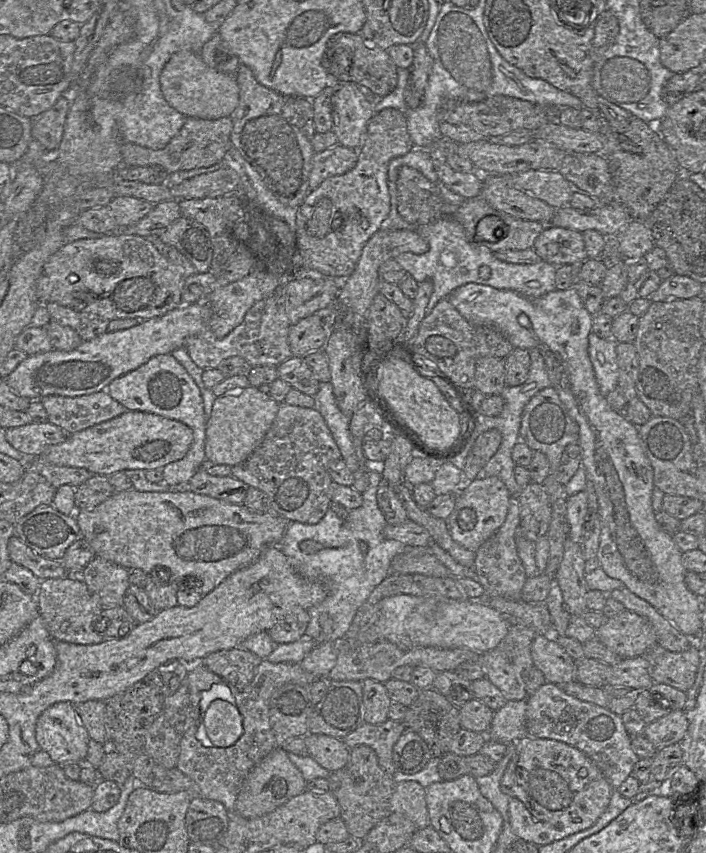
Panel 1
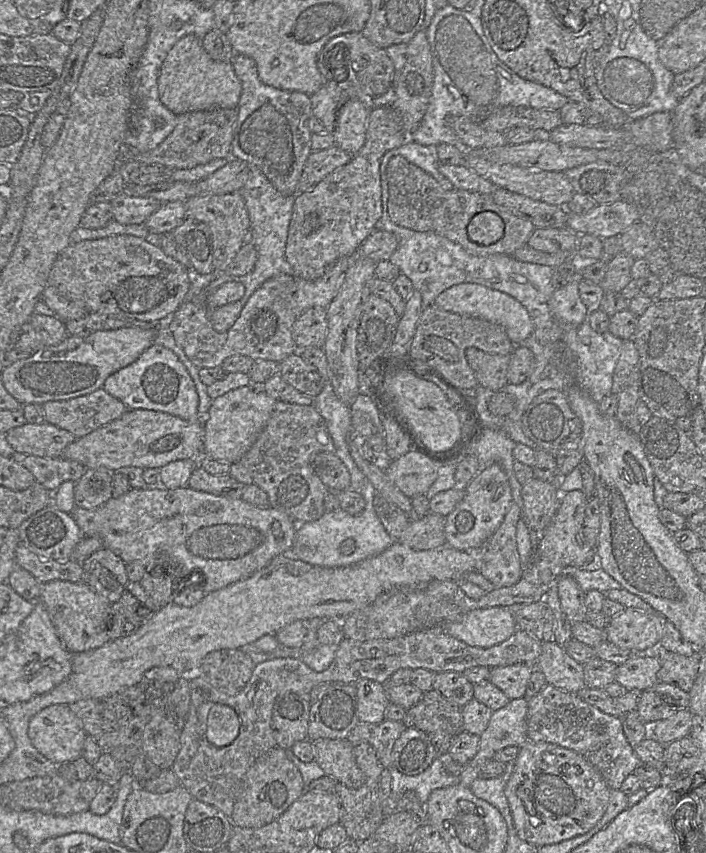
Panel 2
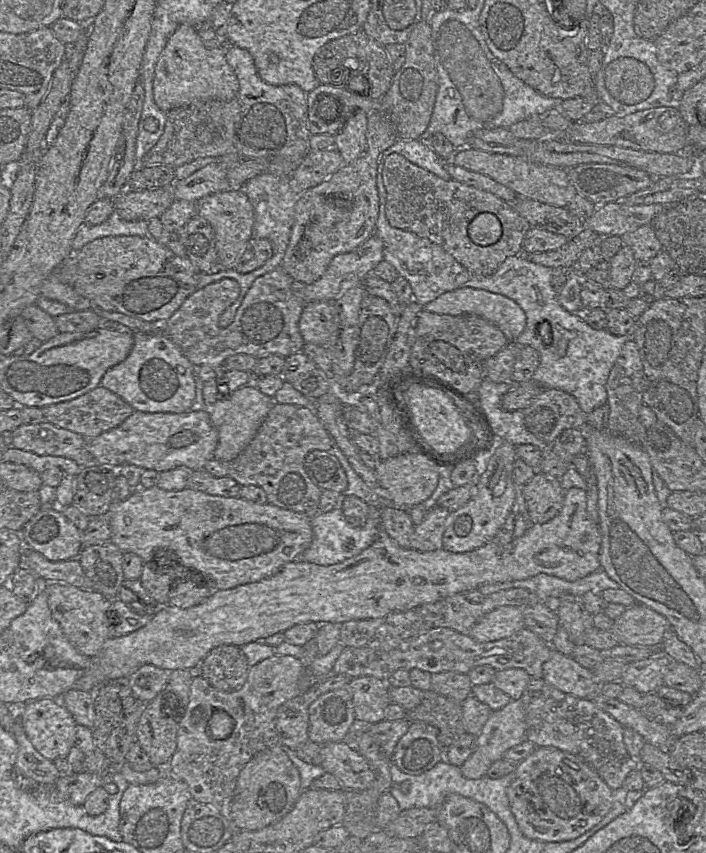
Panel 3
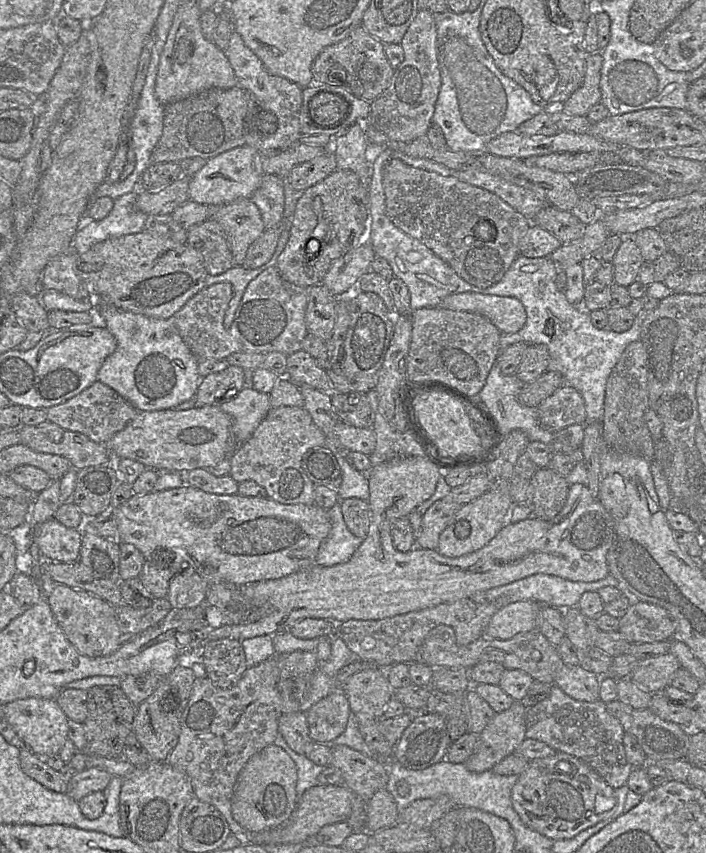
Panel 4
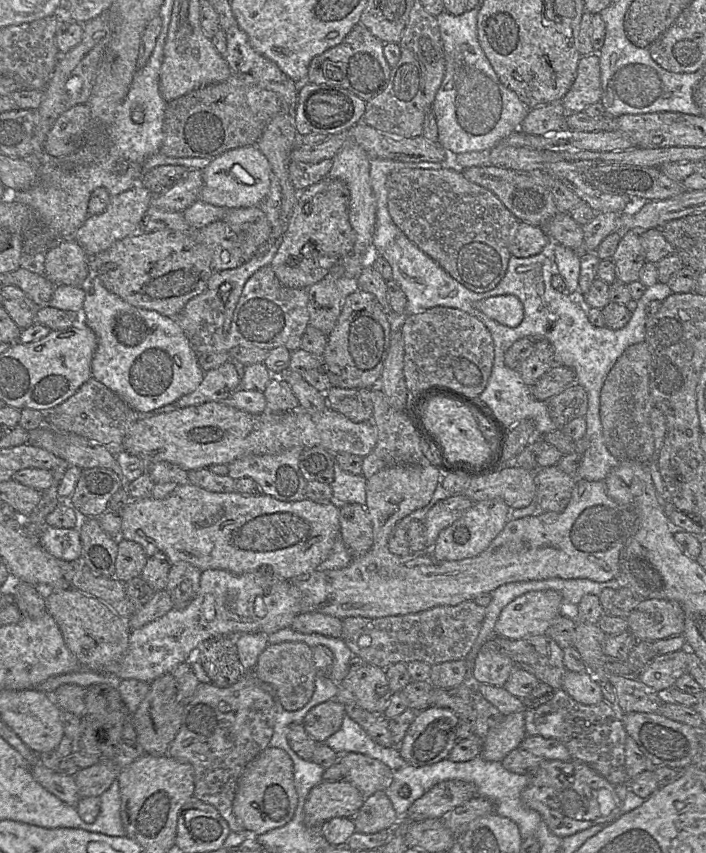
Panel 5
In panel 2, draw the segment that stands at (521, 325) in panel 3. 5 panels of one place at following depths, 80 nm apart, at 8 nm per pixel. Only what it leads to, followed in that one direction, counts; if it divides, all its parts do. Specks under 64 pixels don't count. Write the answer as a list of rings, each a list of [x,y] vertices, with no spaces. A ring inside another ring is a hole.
[[[475,283],[454,285],[443,291],[434,301],[442,310],[474,316],[502,326],[514,345],[520,345],[533,332],[533,321],[527,309],[512,296]]]

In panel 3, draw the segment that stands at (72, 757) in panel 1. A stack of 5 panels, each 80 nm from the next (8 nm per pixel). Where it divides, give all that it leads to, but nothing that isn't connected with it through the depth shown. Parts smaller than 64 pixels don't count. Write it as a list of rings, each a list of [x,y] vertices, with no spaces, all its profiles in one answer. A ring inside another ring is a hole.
[[[44,698],[11,708],[13,723],[20,721],[29,741],[42,756],[51,761],[66,758],[75,745],[77,723],[59,699]]]

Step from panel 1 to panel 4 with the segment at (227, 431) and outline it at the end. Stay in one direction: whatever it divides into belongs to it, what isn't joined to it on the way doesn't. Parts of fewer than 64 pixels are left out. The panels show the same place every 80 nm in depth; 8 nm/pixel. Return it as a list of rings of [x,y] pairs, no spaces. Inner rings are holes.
[[[243,387],[233,397],[216,403],[230,416],[231,454],[253,434],[271,409],[269,394]]]

